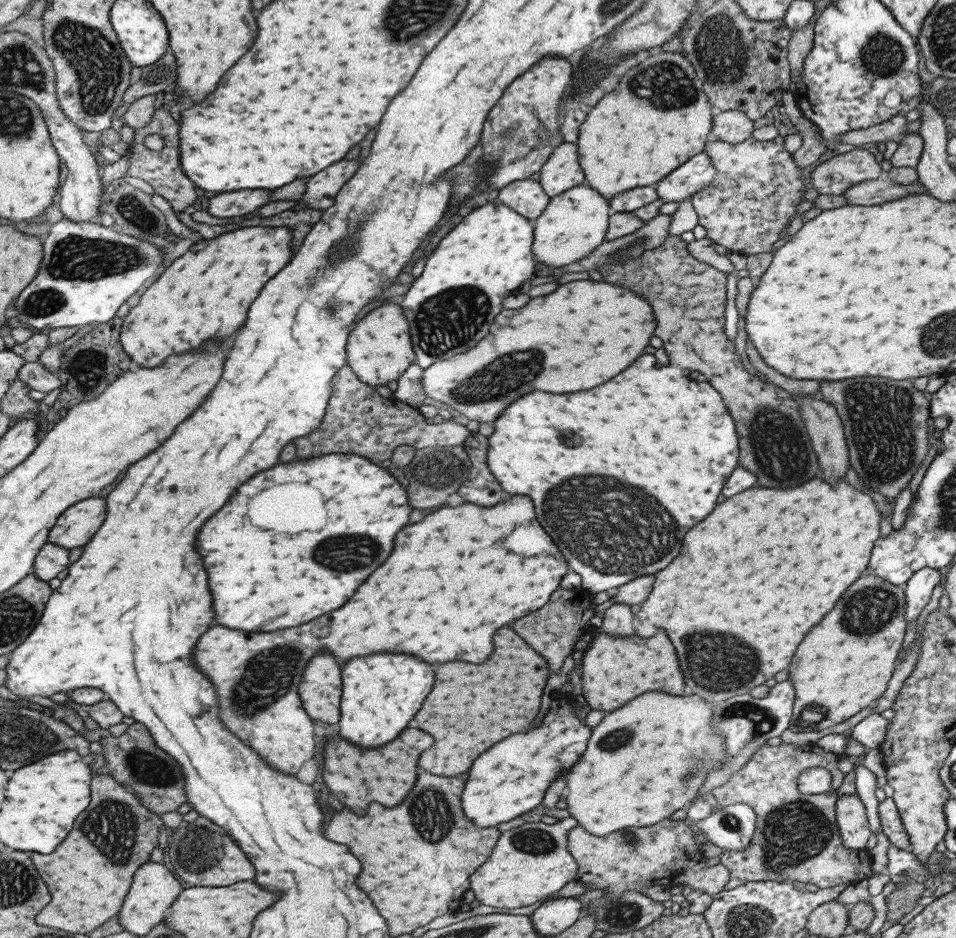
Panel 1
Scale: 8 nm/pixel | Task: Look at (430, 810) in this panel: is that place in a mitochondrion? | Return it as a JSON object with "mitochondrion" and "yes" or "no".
{"mitochondrion":"yes"}

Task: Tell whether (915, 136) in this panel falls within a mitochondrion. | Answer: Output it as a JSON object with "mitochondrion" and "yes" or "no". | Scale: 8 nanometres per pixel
{"mitochondrion":"no"}

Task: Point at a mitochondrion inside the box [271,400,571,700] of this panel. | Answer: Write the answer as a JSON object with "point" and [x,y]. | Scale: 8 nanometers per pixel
{"point":[360,551]}

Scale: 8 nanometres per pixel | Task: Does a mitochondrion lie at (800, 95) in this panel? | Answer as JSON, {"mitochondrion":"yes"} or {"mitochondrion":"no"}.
{"mitochondrion":"no"}

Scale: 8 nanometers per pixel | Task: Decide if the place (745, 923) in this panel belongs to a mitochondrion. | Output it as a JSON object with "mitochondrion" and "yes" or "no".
{"mitochondrion":"yes"}

